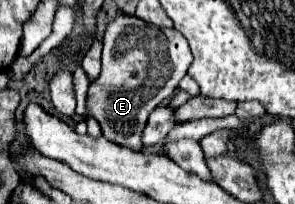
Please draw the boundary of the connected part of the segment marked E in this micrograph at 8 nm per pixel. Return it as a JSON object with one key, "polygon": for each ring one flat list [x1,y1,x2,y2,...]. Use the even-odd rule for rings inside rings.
{"polygon":[[120,16,108,24,102,50,102,74,88,88,88,114,102,126,102,136,130,150,142,150,146,116,168,100,186,76,192,52,174,28,158,28,136,16]]}

